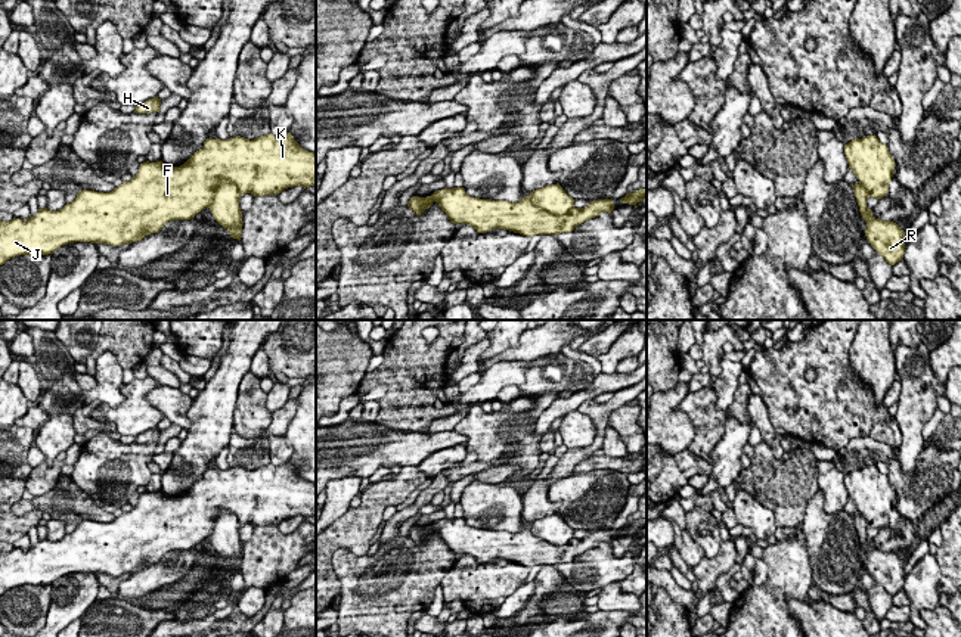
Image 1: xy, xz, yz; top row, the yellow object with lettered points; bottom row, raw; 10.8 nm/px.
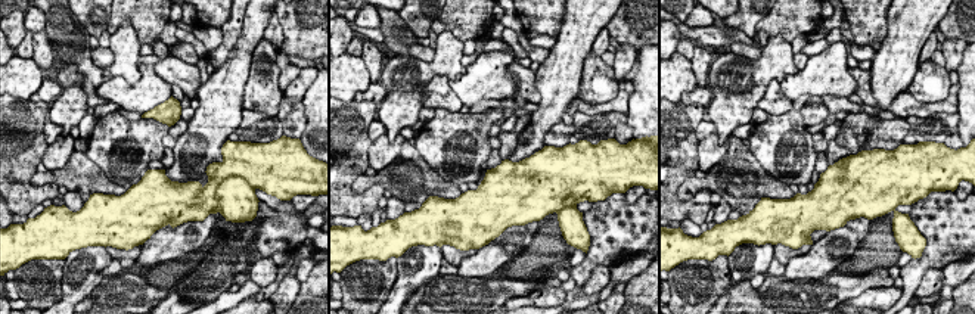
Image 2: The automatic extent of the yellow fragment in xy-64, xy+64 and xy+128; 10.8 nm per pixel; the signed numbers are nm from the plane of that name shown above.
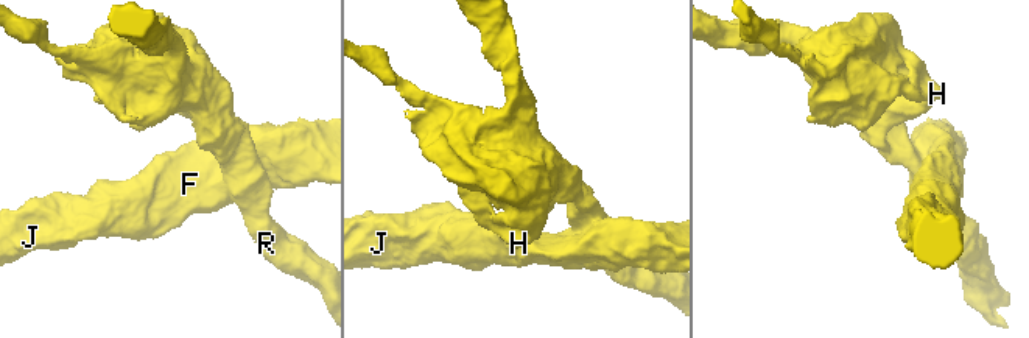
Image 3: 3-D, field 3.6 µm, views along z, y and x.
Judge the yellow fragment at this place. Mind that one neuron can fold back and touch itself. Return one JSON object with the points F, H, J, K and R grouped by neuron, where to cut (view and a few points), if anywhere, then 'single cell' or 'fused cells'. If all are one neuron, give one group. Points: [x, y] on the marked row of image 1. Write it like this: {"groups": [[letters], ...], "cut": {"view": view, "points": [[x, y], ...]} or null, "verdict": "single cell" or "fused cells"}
{"groups": [["F", "J", "K"], ["H", "R"]], "cut": {"view": "xy", "points": [[241, 192], [222, 180], [207, 207]]}, "verdict": "fused cells"}

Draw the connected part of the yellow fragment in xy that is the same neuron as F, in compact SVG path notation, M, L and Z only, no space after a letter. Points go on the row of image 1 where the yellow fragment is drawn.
M272 133L254 140L236 136L227 140L207 139L183 165L165 167L162 161L143 162L130 181L123 181L112 192L80 190L62 209L38 209L24 221L0 221L0 265L19 255L52 255L74 242L121 246L158 233L168 221L190 220L214 201L214 190L221 180L233 183L241 195L279 195L294 186L316 186L316 153L303 149L291 133Z

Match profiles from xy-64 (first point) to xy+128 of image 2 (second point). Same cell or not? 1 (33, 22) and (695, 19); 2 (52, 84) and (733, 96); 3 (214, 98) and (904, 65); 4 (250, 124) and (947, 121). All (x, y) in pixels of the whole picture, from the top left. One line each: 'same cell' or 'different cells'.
1: same cell
2: different cells
3: same cell
4: same cell

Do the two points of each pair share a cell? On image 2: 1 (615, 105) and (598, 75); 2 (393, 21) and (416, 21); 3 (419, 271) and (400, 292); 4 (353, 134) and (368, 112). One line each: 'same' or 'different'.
1: different
2: different
3: same
4: same

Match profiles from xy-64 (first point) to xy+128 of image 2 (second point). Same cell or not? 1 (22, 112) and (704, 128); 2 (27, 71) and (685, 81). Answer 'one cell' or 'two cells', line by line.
1: two cells
2: one cell

